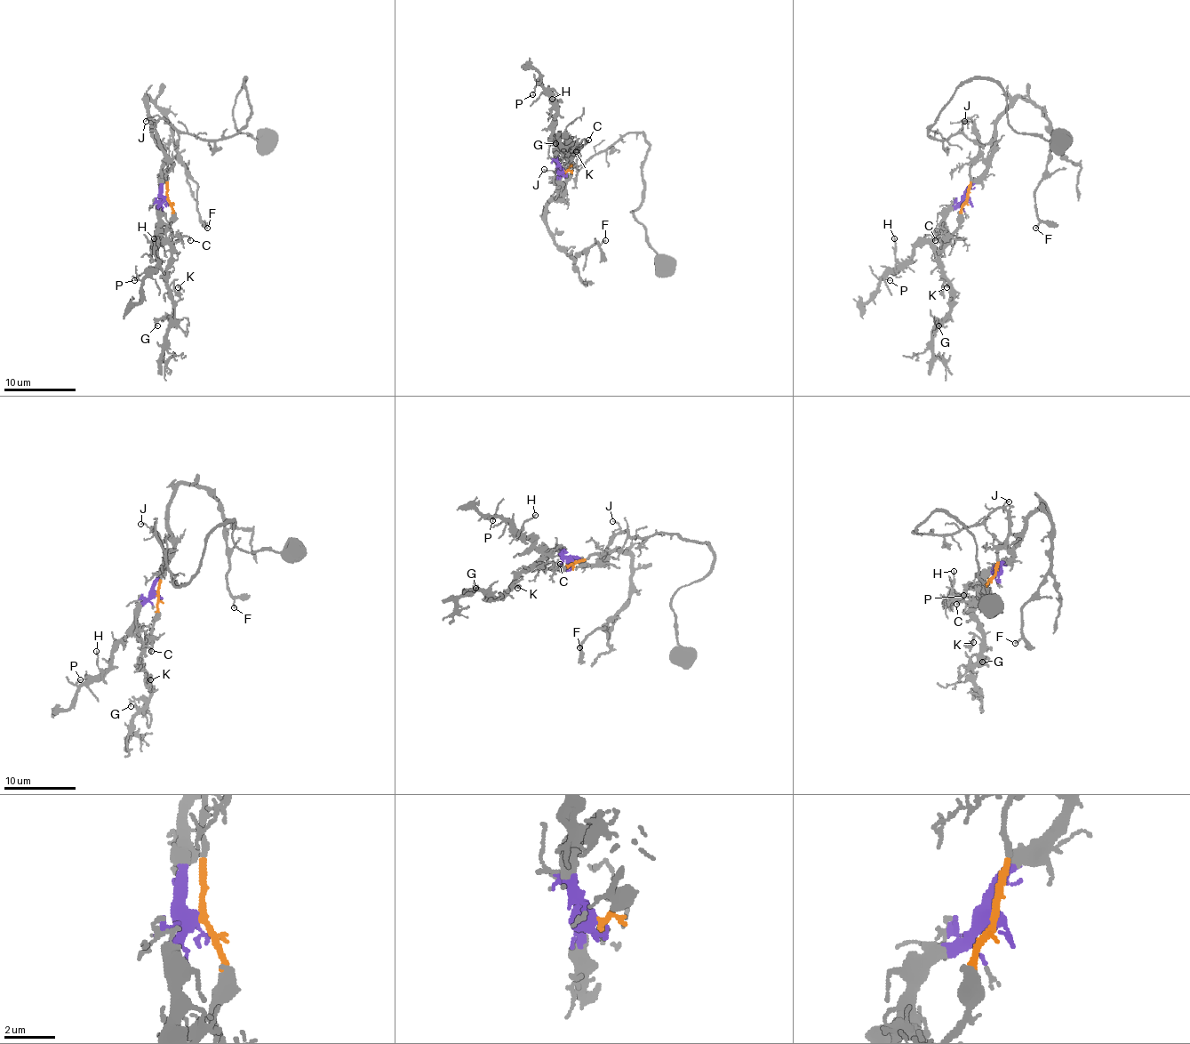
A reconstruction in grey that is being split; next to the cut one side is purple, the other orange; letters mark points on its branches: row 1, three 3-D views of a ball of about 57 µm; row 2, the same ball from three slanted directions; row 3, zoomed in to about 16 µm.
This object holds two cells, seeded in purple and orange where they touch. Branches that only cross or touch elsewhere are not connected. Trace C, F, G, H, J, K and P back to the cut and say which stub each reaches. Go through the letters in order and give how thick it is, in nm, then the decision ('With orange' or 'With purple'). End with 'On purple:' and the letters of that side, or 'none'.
C: Thickness 100 nm. With orange
F: Thickness 130 nm. With purple
G: Thickness 130 nm. With orange
H: Thickness 110 nm. With purple
J: Thickness 90 nm. With orange
K: Thickness 100 nm. With orange
P: Thickness 80 nm. With purple
On purple: F, H, P

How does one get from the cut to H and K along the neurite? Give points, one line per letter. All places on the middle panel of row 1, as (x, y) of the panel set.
H: (563, 172), (557, 161), (557, 138), (554, 134), (555, 108), (552, 98)
K: (564, 172), (570, 166), (568, 145), (566, 154), (575, 147), (575, 152)

